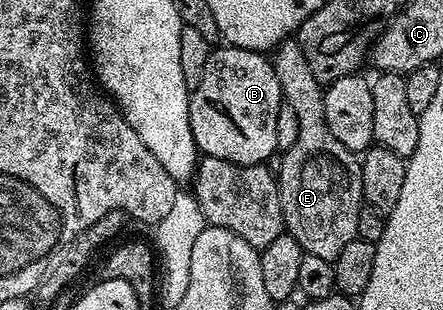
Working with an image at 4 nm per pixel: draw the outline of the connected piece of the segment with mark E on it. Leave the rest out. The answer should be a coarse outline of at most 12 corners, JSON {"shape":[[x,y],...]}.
{"shape":[[302,44],[274,50],[297,140],[278,158],[286,232],[334,263],[359,236],[363,167],[325,123]]}

